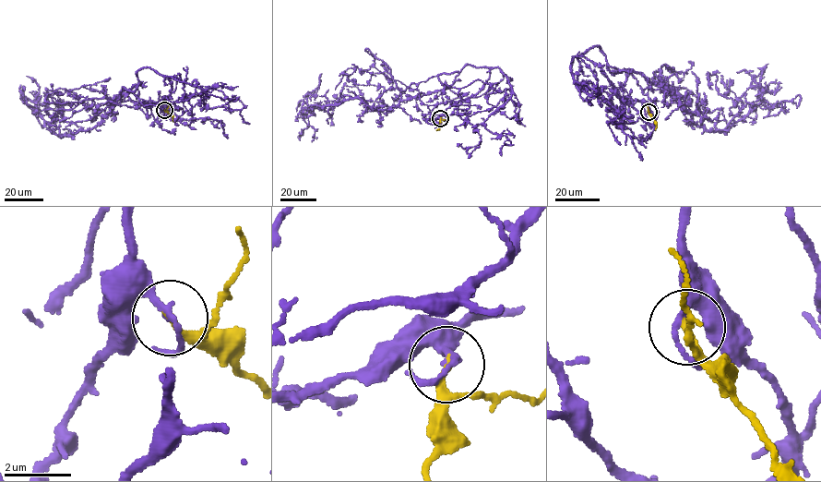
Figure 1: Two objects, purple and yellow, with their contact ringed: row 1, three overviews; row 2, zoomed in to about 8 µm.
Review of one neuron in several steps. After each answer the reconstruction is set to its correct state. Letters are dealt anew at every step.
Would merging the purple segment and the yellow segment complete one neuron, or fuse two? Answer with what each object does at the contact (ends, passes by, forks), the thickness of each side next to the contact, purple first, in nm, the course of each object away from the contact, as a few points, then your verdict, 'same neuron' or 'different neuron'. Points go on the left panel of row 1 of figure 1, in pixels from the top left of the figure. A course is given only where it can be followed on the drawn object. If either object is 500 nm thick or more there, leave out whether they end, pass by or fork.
purple passes by; yellow ends there; 160 nm thick on the purple side, 190 nm on the other; purple runs (164, 110), (158, 122), (165, 102), (125, 90), (139, 83), (99, 124), (64, 136), (21, 97); yellow runs (164, 110), (173, 122); same neuron

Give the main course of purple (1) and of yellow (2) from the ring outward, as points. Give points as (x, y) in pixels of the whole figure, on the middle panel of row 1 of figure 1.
1: (440, 118), (427, 119), (461, 97), (438, 76), (457, 72), (388, 110), (353, 98), (306, 110), (322, 74)
2: (440, 118), (436, 130)

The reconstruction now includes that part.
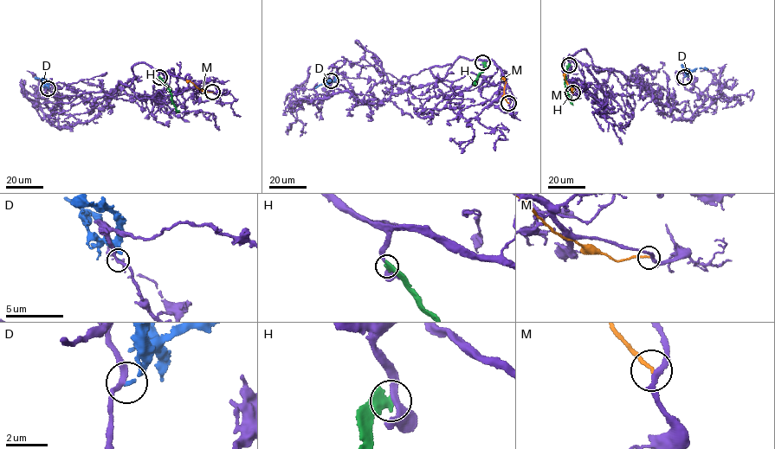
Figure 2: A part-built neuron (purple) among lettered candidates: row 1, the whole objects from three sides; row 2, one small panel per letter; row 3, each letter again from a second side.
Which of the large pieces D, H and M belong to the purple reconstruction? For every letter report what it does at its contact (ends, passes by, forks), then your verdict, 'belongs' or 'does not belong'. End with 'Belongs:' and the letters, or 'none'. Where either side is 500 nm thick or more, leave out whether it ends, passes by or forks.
D: it ends | does not belong
H: it ends | does not belong
M: it ends | does not belong
Belongs: none

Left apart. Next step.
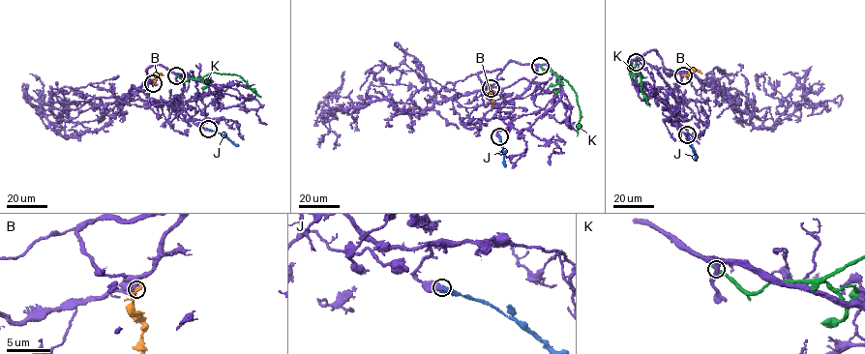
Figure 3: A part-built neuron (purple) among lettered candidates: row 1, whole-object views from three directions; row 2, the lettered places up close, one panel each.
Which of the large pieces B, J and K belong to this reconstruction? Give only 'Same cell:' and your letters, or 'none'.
Same cell: none

